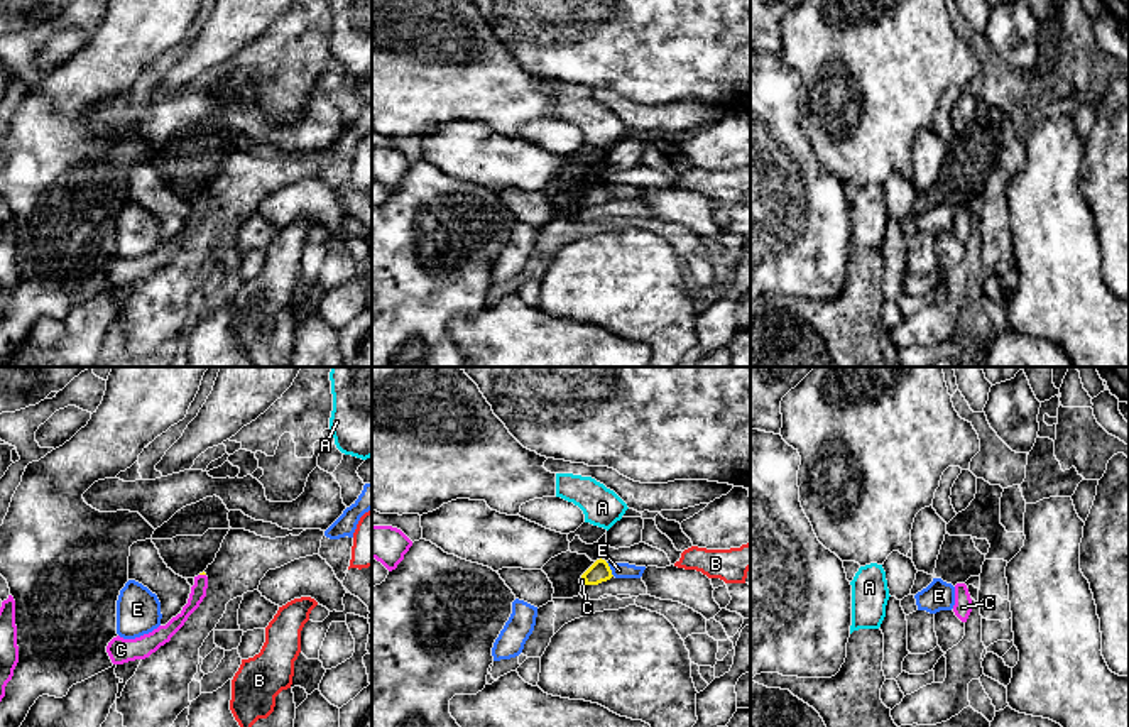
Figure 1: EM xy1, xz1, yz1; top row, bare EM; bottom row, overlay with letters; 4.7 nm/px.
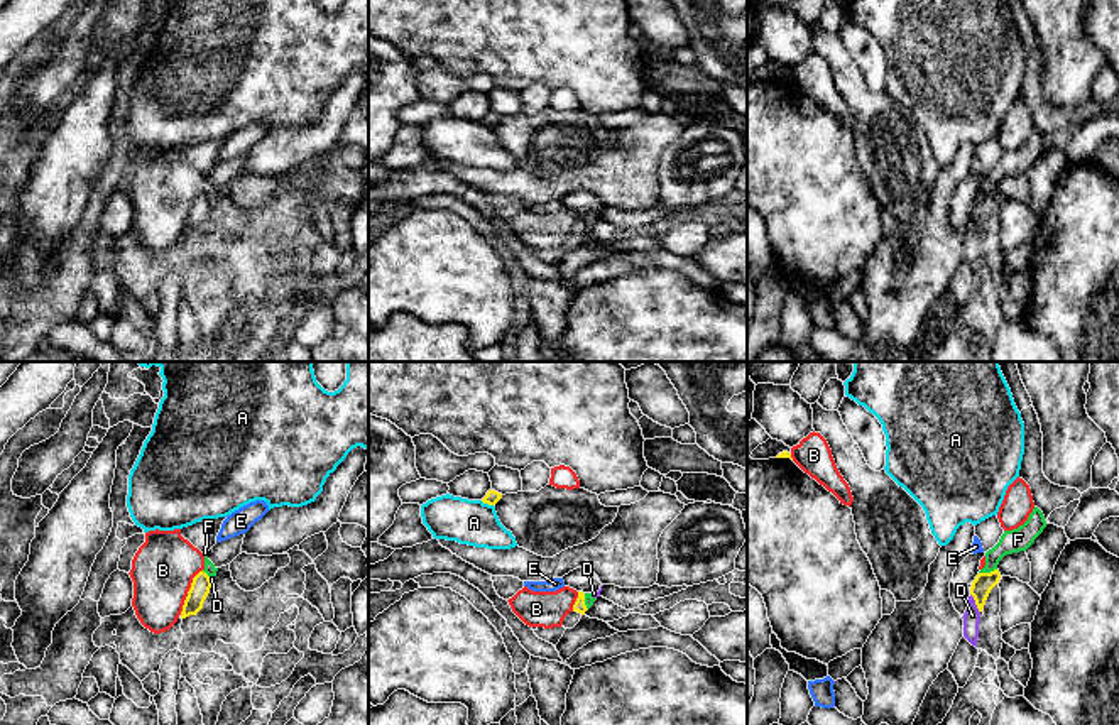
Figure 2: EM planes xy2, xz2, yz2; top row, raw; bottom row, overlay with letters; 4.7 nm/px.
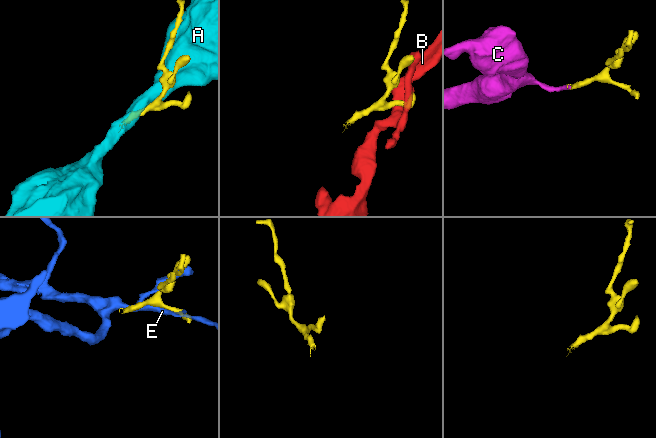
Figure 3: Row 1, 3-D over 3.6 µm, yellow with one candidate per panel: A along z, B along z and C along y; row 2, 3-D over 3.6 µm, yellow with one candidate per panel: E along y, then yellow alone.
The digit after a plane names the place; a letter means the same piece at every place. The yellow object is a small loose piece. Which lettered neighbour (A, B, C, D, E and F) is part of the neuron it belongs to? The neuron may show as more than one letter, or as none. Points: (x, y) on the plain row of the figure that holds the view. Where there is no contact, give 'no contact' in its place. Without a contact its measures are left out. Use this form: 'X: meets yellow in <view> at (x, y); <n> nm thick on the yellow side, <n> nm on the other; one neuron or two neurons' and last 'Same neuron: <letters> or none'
A: meets yellow in xz2 at (487, 124); 70 nm thick on the yellow side, 220 nm on the other; two neurons
B: meets yellow in xy2 at (188, 213); 90 nm thick on the yellow side, 300 nm on the other; two neurons
C: meets yellow in xz1 at (585, 203); 100 nm thick on the yellow side, 20 nm on the other; one neuron
D: meets yellow in yz2 at (976, 225); 100 nm thick on the yellow side, 80 nm on the other; two neurons
E: meets yellow in xz1 at (609, 190); 100 nm thick on the yellow side, 80 nm on the other; two neurons
F: meets yellow in yz2 at (987, 195); 100 nm thick on the yellow side, 110 nm on the other; two neurons
Same neuron: C

